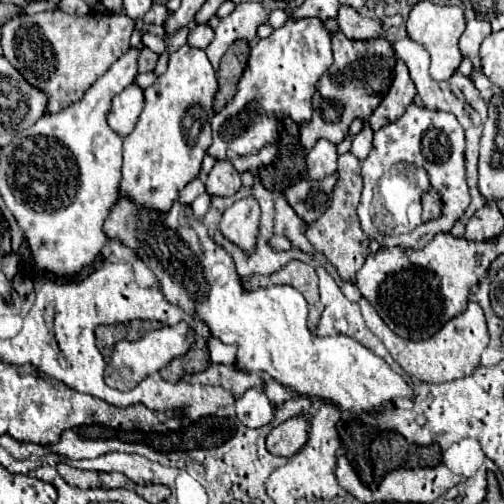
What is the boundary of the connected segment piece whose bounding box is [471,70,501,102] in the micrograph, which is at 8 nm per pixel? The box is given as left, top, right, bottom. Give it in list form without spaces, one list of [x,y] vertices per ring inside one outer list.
[[[473,70],[473,74],[471,74],[471,80],[475,82],[475,86],[481,90],[481,96],[483,96],[483,100],[485,102],[489,102],[495,94],[499,94],[501,92],[501,88],[499,86],[495,86],[483,72],[477,72],[477,70]]]

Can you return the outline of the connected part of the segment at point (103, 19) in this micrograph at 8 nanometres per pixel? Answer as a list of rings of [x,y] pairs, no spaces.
[[[63,10],[43,14],[23,14],[3,24],[3,56],[23,74],[23,78],[49,96],[49,114],[79,102],[83,94],[129,50],[129,36],[135,22],[125,14],[71,16]]]

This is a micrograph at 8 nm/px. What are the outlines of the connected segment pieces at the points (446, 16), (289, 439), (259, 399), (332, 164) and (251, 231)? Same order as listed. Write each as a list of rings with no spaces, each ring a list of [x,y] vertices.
[[[419,2],[413,6],[409,20],[407,20],[407,34],[411,40],[425,46],[425,50],[431,56],[431,68],[429,74],[435,80],[447,80],[451,74],[459,68],[463,56],[459,54],[459,36],[465,30],[465,18],[463,10],[459,6],[437,6],[433,2]]]
[[[295,416],[275,426],[267,434],[267,450],[275,456],[295,456],[307,442],[307,422],[303,416]]]
[[[251,388],[235,402],[235,412],[237,412],[237,418],[245,426],[259,428],[273,420],[275,406],[269,402],[269,398],[265,396],[263,390]]]
[[[319,140],[307,154],[307,176],[321,180],[337,172],[337,148],[327,140]]]
[[[249,196],[237,200],[233,206],[229,206],[223,212],[219,228],[223,236],[227,236],[239,248],[243,248],[245,252],[253,252],[257,230],[259,230],[259,216],[261,216],[259,204],[253,196]]]

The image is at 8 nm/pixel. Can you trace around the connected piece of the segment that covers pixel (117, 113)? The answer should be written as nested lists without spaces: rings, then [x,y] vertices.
[[[135,82],[131,86],[127,86],[121,94],[115,96],[111,112],[107,116],[109,126],[121,136],[129,136],[131,130],[135,128],[139,114],[143,112],[145,106],[145,96],[143,96],[143,88],[137,86]]]

